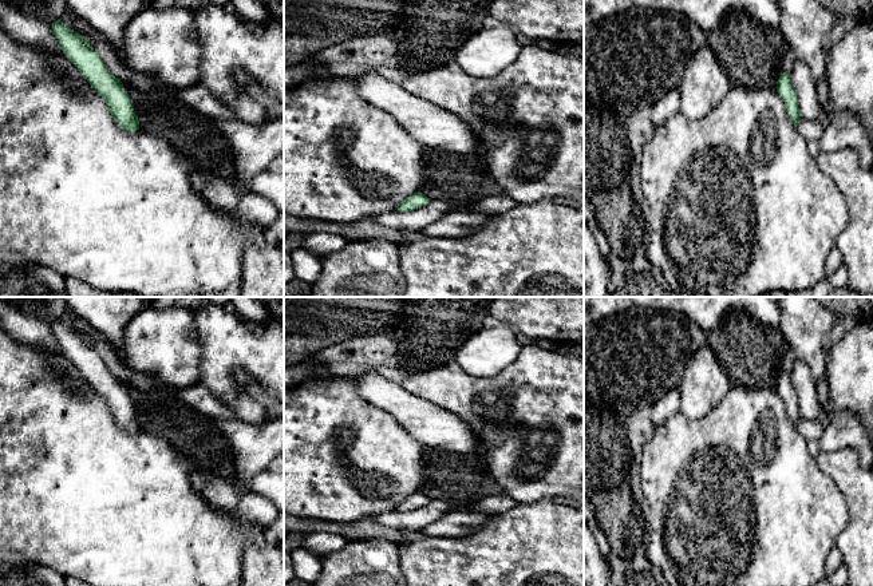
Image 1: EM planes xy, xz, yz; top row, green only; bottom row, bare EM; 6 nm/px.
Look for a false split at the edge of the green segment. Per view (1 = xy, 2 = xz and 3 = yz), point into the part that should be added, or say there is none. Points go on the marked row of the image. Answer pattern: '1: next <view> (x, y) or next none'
1: next none
2: next none
3: next none

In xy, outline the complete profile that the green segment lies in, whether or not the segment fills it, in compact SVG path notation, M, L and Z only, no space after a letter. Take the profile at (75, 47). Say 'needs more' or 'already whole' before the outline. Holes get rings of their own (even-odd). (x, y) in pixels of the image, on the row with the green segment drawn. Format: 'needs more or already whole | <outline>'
already whole | M62 19L55 20L51 28L63 54L91 84L94 91L104 99L115 122L125 131L137 131L139 120L123 83L108 71L87 39L76 31L67 28Z

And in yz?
already whole | M781 72L779 79L777 82L777 92L779 94L781 99L785 102L787 108L787 115L791 123L798 127L801 120L801 112L798 108L798 95L791 82L791 74Z

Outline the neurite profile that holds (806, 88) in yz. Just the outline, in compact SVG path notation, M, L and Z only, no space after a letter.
M795 60L793 64L791 82L798 95L798 108L801 119L815 120L819 116L819 100L817 96L817 84L807 66Z

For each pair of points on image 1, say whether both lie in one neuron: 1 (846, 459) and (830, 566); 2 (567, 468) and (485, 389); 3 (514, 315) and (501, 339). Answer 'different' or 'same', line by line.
1: different
2: same
3: different

